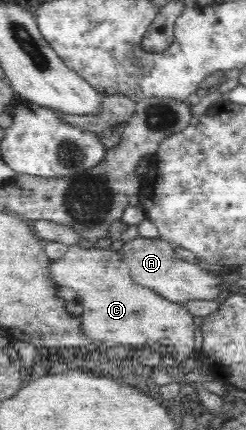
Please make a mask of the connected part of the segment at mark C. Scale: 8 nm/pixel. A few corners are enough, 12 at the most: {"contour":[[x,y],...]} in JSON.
{"contour":[[71,246],[47,268],[104,347],[193,356],[194,321],[129,273],[120,251]]}

